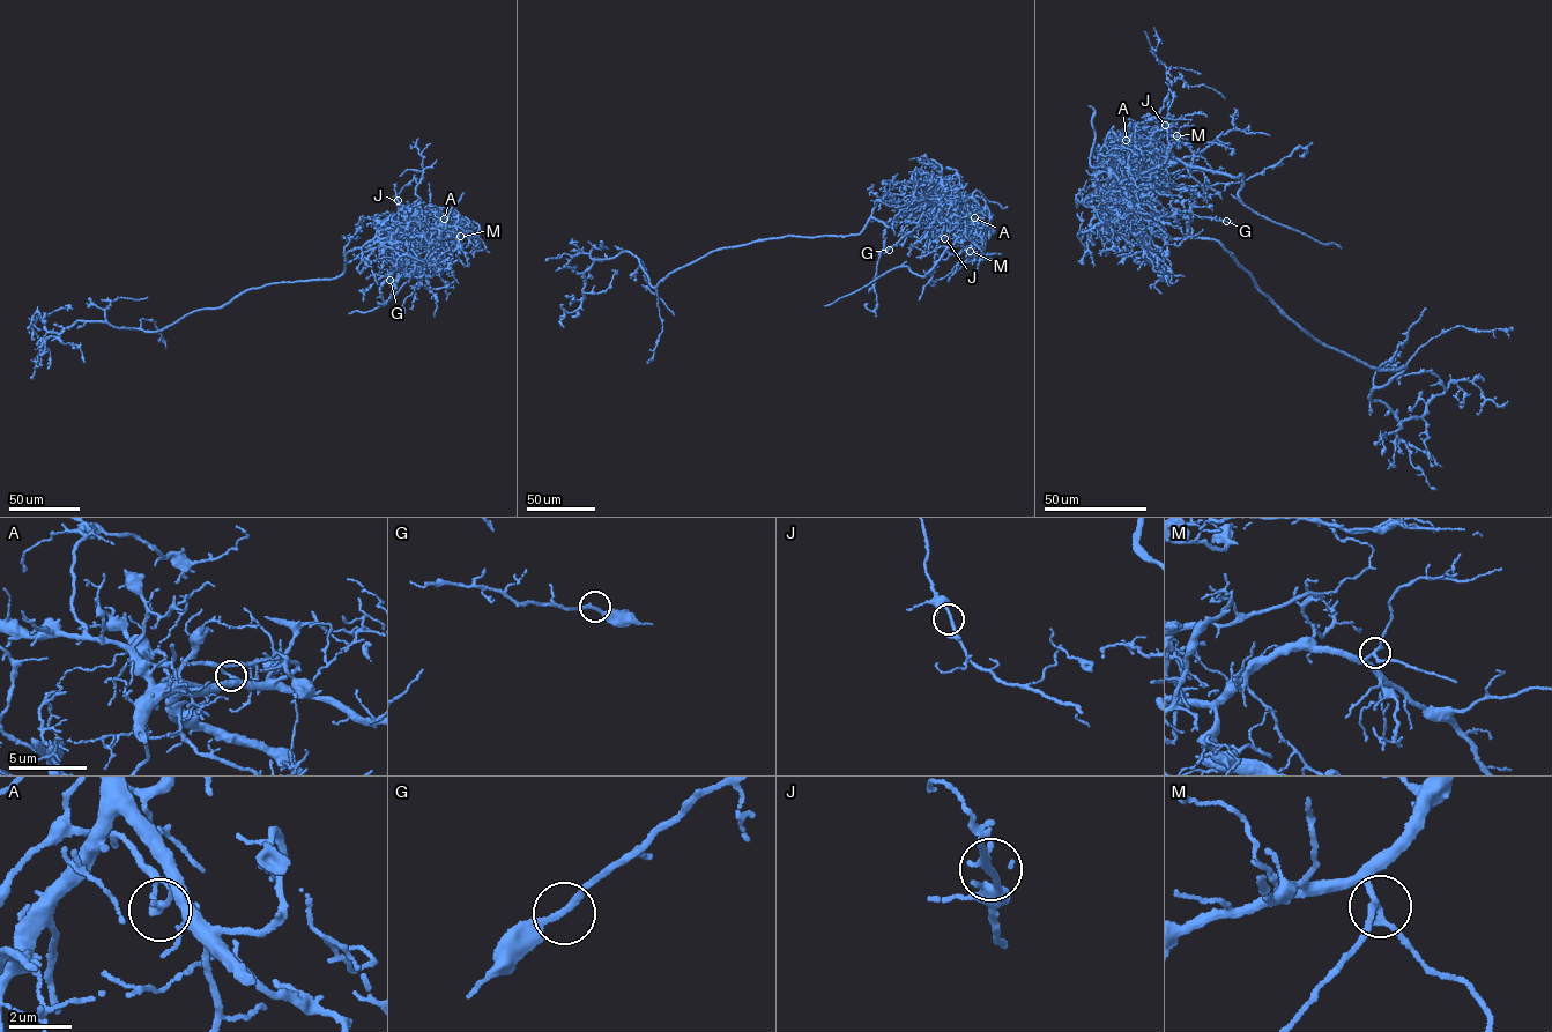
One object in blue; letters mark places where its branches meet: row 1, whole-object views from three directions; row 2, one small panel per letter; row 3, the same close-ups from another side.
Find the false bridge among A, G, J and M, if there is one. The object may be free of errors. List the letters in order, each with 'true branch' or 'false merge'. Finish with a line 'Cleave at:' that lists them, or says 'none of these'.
A: false merge
G: true branch
J: true branch
M: true branch
Cleave at: A

